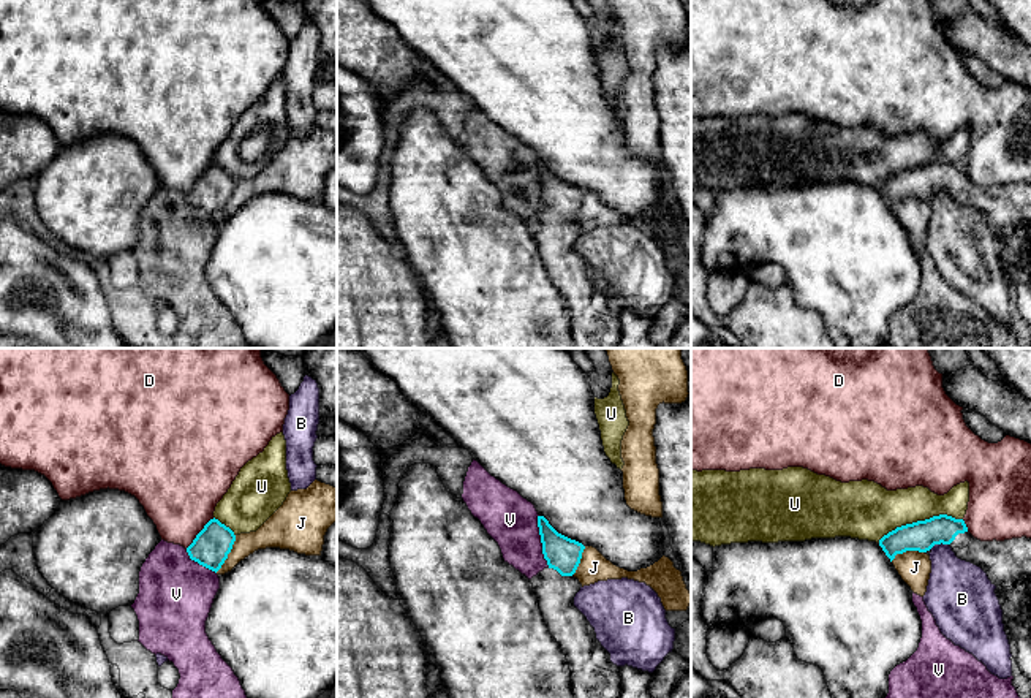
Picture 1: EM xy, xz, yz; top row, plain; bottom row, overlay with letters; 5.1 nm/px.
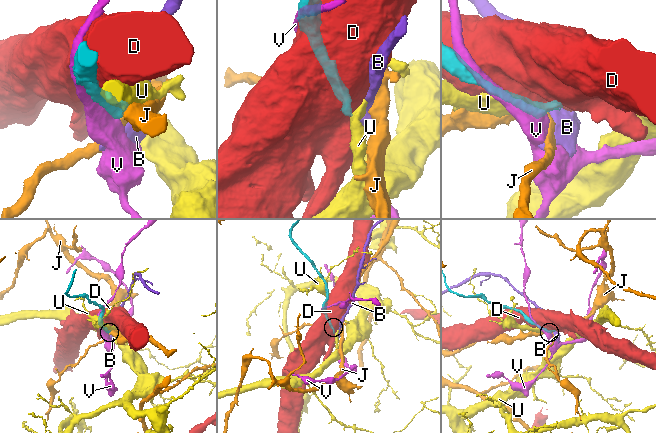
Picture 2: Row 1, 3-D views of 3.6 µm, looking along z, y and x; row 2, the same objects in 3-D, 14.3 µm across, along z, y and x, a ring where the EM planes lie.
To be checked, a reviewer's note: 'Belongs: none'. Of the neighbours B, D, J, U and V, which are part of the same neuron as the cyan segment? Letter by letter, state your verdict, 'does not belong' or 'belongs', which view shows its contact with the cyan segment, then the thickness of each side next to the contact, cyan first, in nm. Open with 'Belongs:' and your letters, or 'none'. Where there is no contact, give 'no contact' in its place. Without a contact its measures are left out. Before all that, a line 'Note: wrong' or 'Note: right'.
Note: right
Belongs: none
B: does not belong; meets cyan in yz; 160 nm thick on the cyan side, 300 nm on the other
D: does not belong; meets cyan in xy; 190 nm thick on the cyan side, 420 nm on the other
J: does not belong; meets cyan in xy; 190 nm thick on the cyan side, 140 nm on the other
U: does not belong; meets cyan in yz; 160 nm thick on the cyan side, 280 nm on the other
V: does not belong; meets cyan in xz; 180 nm thick on the cyan side, 260 nm on the other

